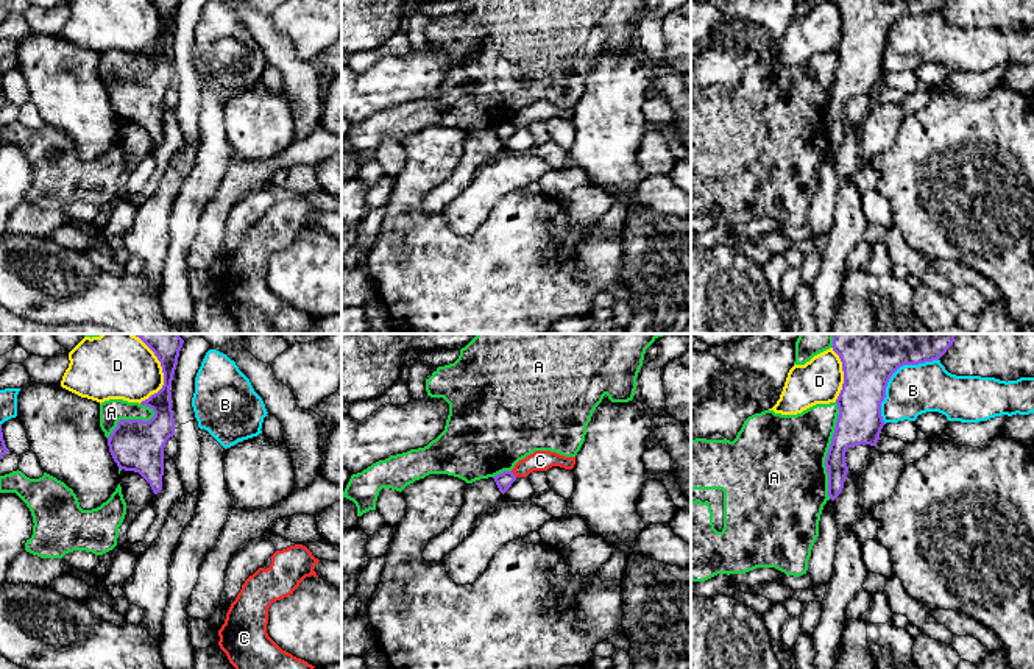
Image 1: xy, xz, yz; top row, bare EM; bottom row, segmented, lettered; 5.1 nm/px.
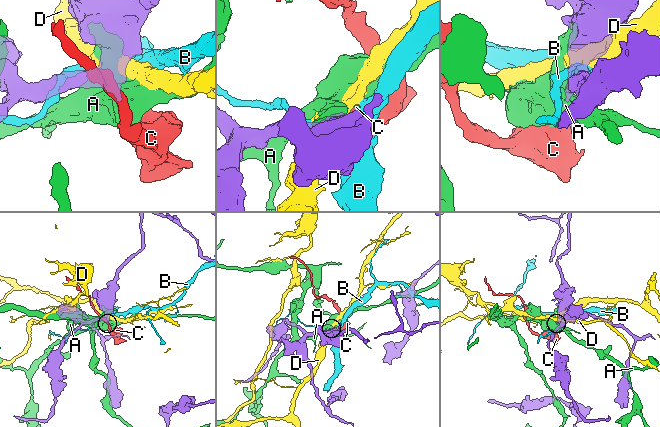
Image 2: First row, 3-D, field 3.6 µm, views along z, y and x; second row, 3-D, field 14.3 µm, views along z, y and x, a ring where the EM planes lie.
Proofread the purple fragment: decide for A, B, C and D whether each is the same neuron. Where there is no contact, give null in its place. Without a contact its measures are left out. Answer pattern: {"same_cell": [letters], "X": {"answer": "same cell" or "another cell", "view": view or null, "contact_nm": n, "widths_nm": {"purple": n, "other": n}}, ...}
{"same_cell": [], "A": {"answer": "another cell", "view": "xy", "contact_nm": 280, "widths_nm": {"purple": 260, "other": 120}}, "B": {"answer": "another cell", "view": "yz", "contact_nm": 440, "widths_nm": {"purple": 440, "other": 260}}, "C": {"answer": "another cell", "view": "xz", "contact_nm": 50, "widths_nm": {"purple": 90, "other": 110}}, "D": {"answer": "another cell", "view": "xy", "contact_nm": 360, "widths_nm": {"purple": 180, "other": 360}}}

